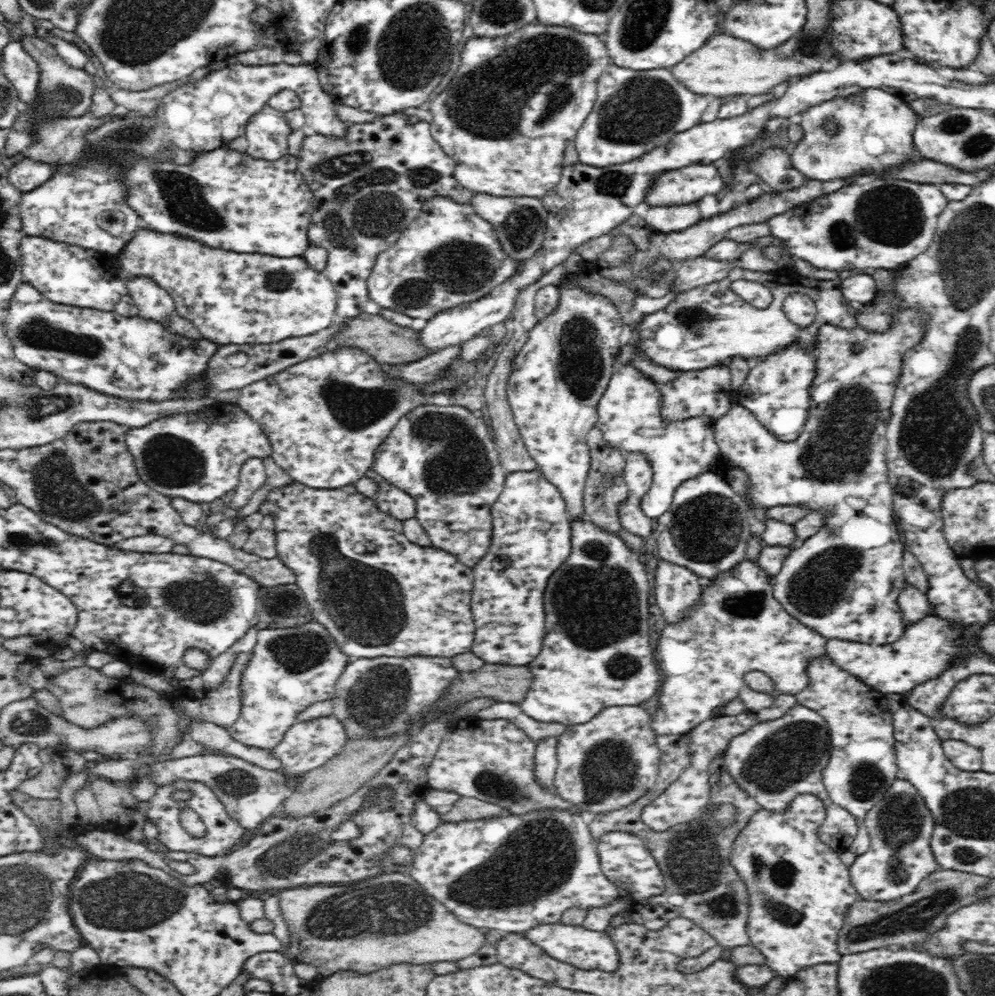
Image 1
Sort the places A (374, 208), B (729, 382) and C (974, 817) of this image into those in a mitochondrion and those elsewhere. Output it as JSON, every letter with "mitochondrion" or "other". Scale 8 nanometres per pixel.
{"A":"mitochondrion","B":"other","C":"mitochondrion"}

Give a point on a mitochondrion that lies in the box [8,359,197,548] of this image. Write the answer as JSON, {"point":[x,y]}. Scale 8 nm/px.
{"point":[59,488]}

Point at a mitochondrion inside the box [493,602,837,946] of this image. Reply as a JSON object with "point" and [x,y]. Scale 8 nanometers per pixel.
{"point":[693,862]}

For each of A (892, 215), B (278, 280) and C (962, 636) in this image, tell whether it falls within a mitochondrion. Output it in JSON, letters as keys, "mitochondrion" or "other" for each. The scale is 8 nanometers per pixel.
{"A":"mitochondrion","B":"mitochondrion","C":"other"}

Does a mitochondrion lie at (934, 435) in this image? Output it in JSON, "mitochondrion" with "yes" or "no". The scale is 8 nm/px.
{"mitochondrion":"yes"}

